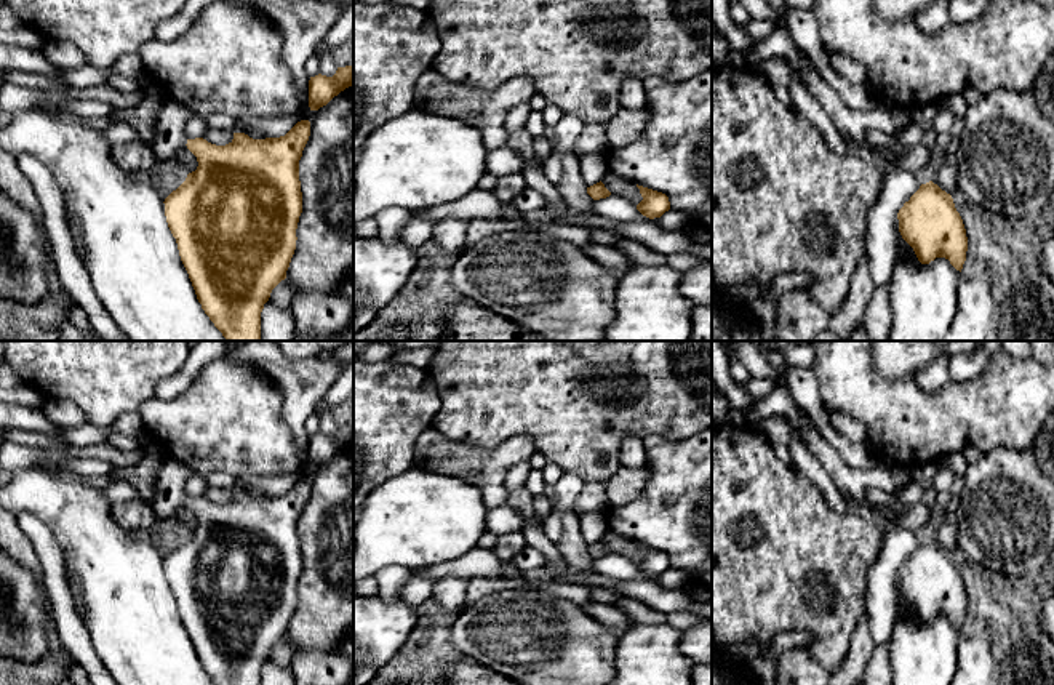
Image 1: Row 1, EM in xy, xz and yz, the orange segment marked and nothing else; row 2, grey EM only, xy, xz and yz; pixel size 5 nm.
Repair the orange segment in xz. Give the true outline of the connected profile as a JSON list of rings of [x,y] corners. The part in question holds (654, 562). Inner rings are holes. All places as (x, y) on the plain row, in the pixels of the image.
[[[638,544],[643,559],[637,563],[637,568],[649,576],[661,576],[665,570],[670,568],[669,555],[662,551]]]

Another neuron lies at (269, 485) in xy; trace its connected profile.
[[[293,475],[242,479],[245,488],[256,488],[267,496],[285,495],[296,482]]]

